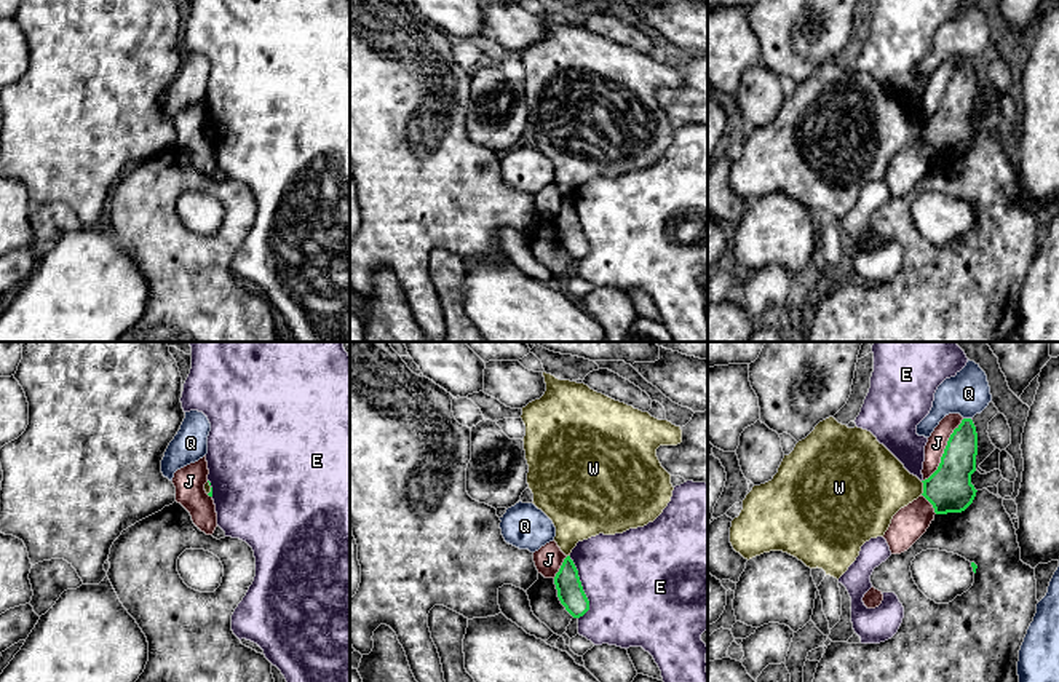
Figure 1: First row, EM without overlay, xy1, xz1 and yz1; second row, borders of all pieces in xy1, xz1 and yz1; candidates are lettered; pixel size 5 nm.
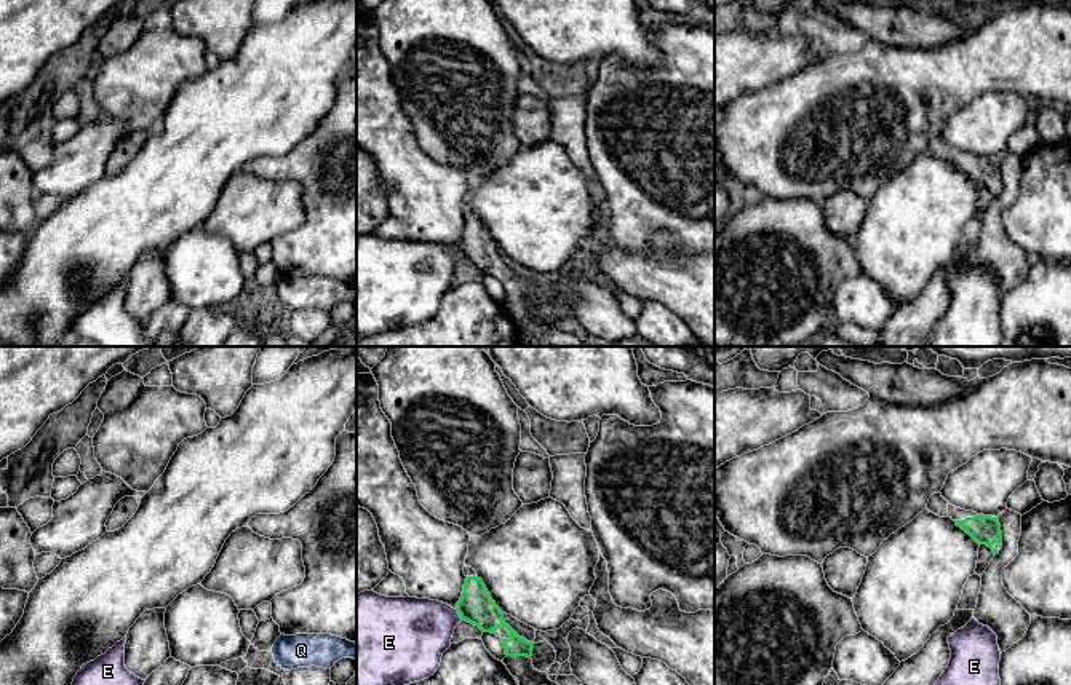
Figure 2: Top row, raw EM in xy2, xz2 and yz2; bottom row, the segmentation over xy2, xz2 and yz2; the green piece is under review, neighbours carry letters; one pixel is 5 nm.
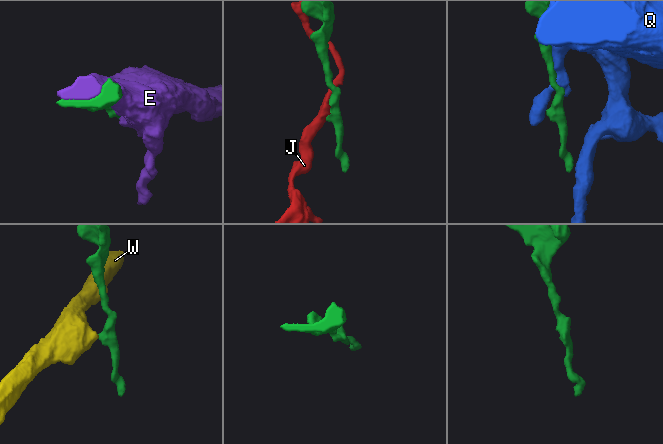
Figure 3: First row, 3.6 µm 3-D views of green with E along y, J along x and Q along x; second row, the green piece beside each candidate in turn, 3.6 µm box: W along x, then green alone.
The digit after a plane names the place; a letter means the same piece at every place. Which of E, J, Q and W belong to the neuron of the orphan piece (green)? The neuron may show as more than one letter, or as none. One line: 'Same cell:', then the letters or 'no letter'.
Same cell: no letter

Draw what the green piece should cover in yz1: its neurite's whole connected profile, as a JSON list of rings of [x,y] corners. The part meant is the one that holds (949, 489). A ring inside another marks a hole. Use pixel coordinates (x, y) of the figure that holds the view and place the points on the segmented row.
[[[963,418],[950,434],[938,470],[923,482],[923,497],[936,514],[962,513],[976,497],[971,474],[976,471],[978,433],[971,418]]]

